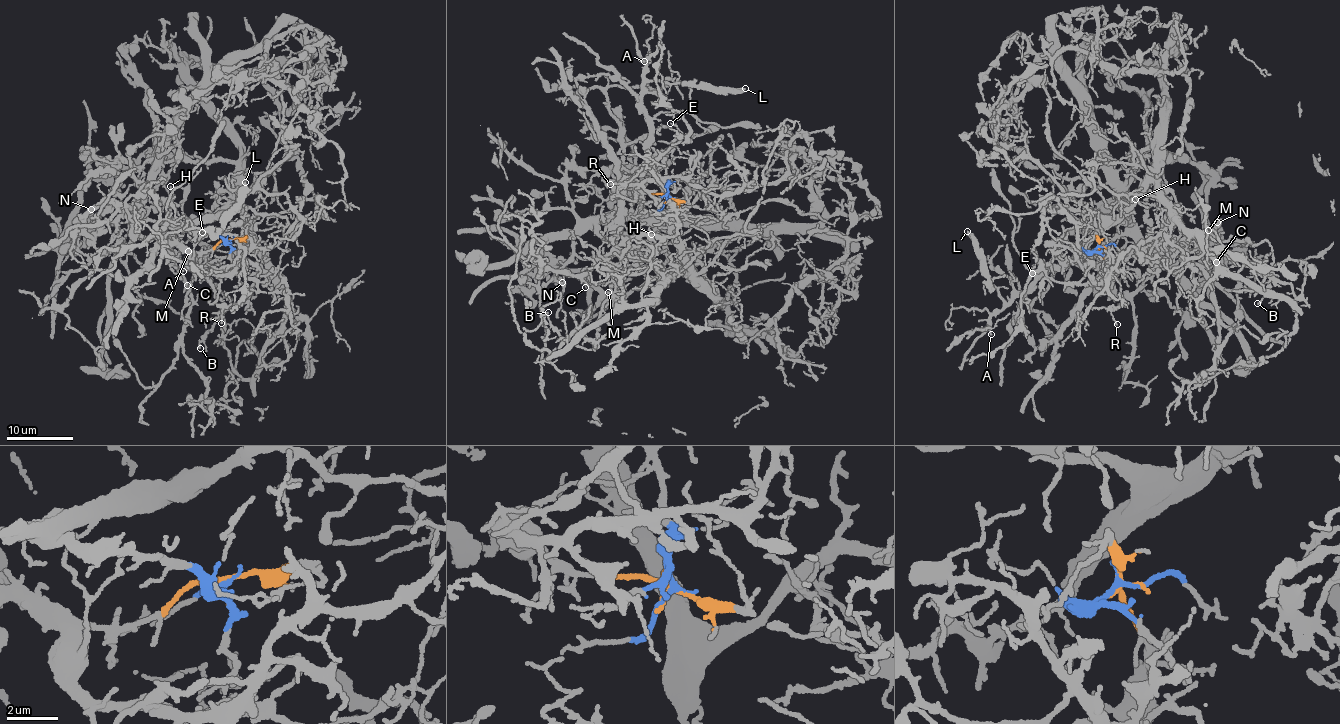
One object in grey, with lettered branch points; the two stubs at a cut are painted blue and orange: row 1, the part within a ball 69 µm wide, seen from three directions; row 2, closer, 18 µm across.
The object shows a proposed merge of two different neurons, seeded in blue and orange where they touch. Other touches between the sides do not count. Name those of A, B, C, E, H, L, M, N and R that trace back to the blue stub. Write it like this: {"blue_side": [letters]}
{"blue_side": ["A", "E", "L"]}

